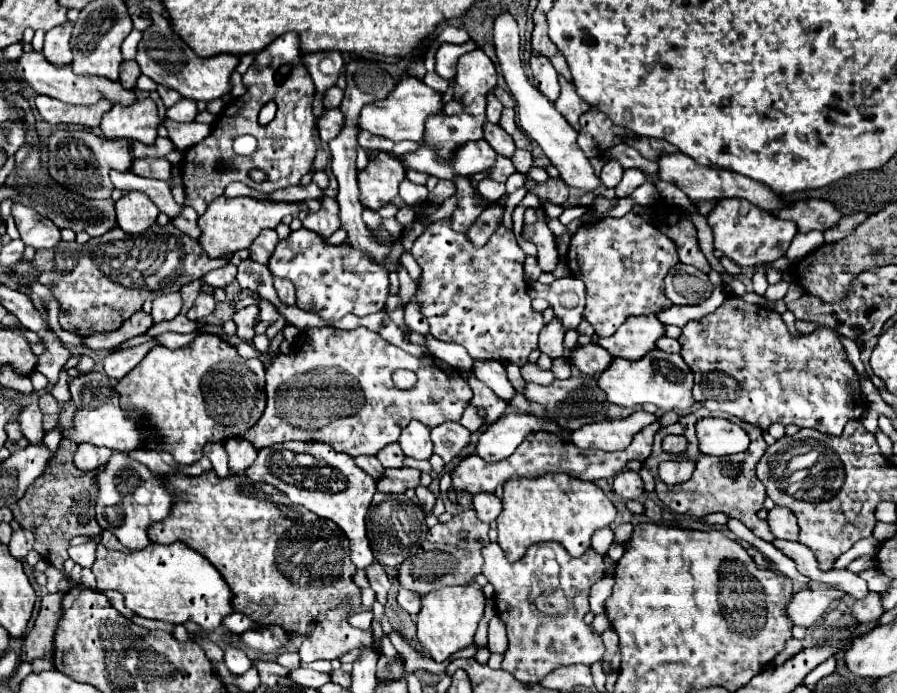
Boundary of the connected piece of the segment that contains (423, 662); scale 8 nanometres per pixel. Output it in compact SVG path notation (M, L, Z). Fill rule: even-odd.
M396 631L388 633L388 639L392 641L392 645L396 647L399 655L406 661L406 669L414 671L414 669L426 669L426 671L444 671L448 667L448 661L444 663L436 663L430 657L422 657L420 653L416 653Z

